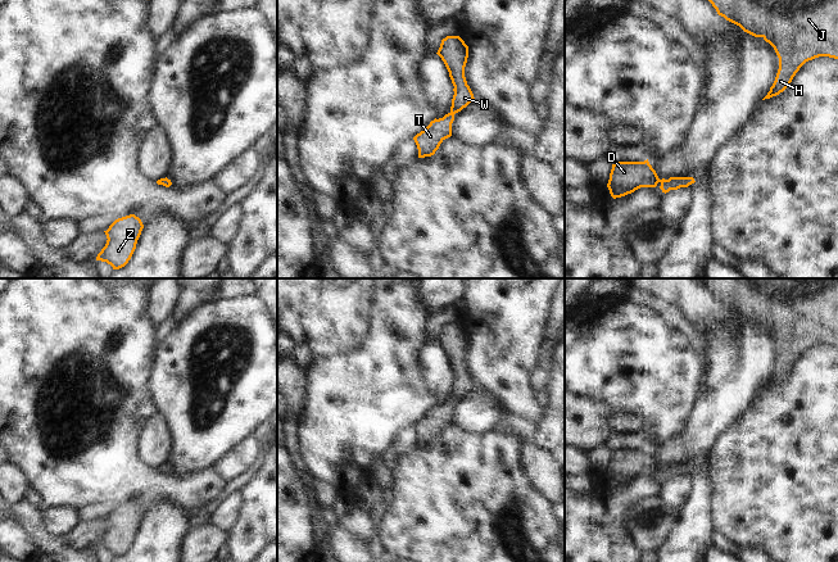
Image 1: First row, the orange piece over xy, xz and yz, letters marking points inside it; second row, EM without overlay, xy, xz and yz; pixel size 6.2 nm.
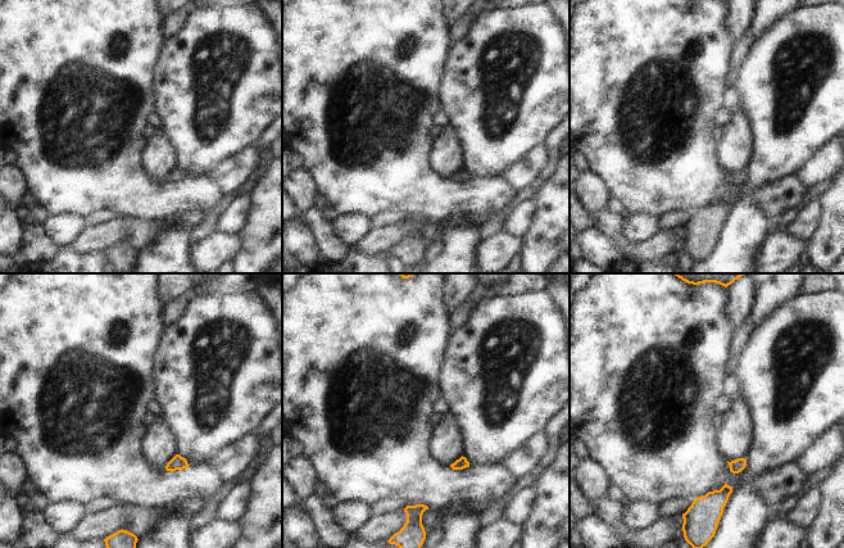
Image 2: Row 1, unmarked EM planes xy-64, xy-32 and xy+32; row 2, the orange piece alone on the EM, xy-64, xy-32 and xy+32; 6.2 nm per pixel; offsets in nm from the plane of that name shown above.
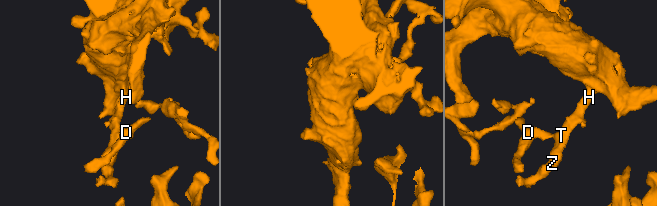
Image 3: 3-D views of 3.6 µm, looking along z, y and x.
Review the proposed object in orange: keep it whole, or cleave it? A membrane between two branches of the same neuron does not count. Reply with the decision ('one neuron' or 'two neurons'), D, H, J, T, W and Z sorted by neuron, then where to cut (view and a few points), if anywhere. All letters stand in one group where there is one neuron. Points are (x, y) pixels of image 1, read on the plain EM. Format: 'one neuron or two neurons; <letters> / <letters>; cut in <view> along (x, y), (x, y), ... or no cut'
one neuron; D H J T W Z; no cut

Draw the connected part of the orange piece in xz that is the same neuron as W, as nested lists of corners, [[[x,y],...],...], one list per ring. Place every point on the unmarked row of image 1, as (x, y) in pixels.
[[[447,323],[441,327],[436,341],[441,345],[449,359],[449,364],[454,373],[454,382],[450,399],[443,405],[431,408],[423,418],[413,425],[418,436],[418,445],[435,441],[440,431],[452,423],[454,402],[475,387],[465,364],[465,354],[468,345],[468,334],[465,328],[459,323]]]

